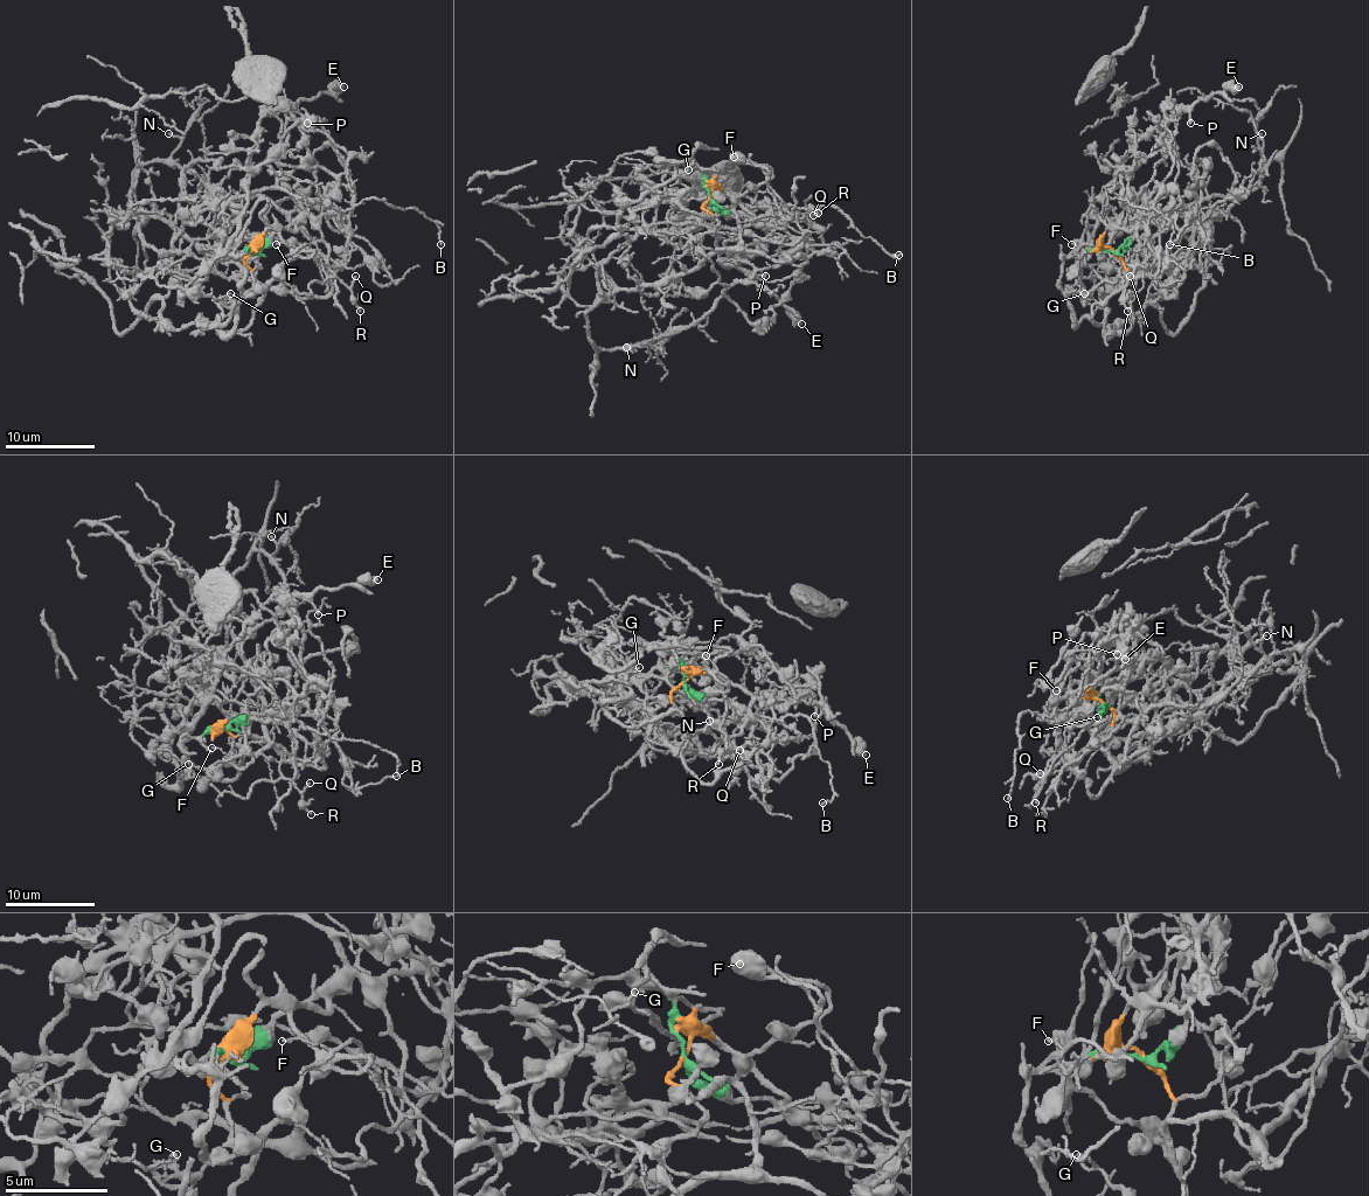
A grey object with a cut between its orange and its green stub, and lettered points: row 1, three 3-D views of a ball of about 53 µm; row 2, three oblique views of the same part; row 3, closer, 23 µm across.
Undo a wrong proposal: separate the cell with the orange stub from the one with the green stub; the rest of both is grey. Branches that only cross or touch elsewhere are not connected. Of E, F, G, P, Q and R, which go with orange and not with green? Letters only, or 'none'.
F, G, Q, R

